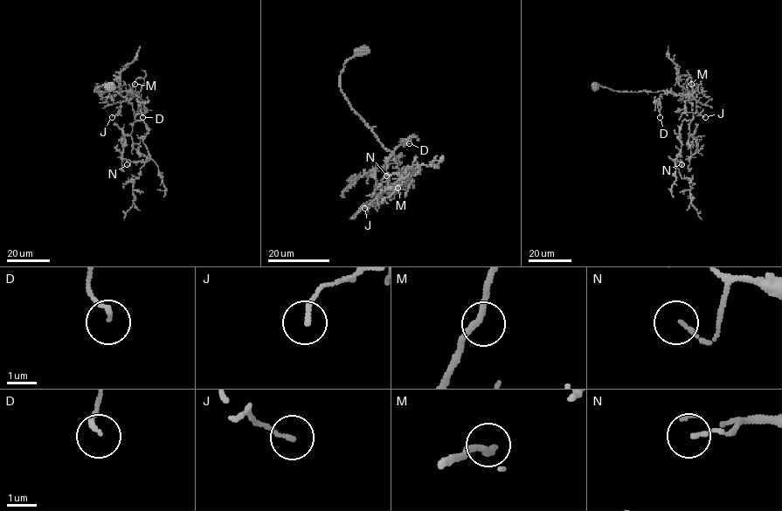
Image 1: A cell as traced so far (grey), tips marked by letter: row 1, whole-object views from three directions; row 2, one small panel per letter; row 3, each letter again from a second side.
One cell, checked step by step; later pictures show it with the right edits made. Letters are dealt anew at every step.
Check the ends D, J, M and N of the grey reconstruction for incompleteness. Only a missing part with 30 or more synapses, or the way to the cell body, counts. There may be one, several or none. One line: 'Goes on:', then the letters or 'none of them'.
Goes on: none of them

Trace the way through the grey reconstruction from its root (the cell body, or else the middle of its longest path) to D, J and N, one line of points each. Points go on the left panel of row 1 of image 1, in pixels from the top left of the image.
D: (109, 86), (94, 91), (132, 91), (136, 95), (128, 100), (128, 93), (137, 96), (142, 117)
J: (109, 86), (102, 85), (94, 91), (132, 91), (136, 95), (128, 101), (123, 100), (120, 112), (112, 117)
N: (109, 86), (94, 91), (132, 91), (134, 120), (148, 127), (149, 160), (127, 164)

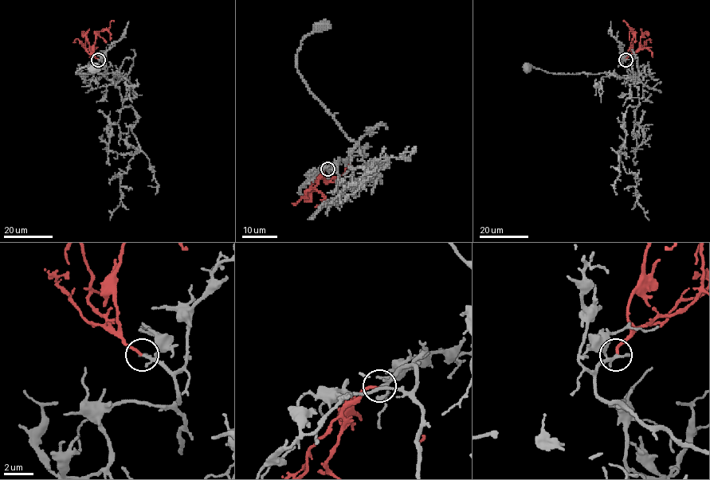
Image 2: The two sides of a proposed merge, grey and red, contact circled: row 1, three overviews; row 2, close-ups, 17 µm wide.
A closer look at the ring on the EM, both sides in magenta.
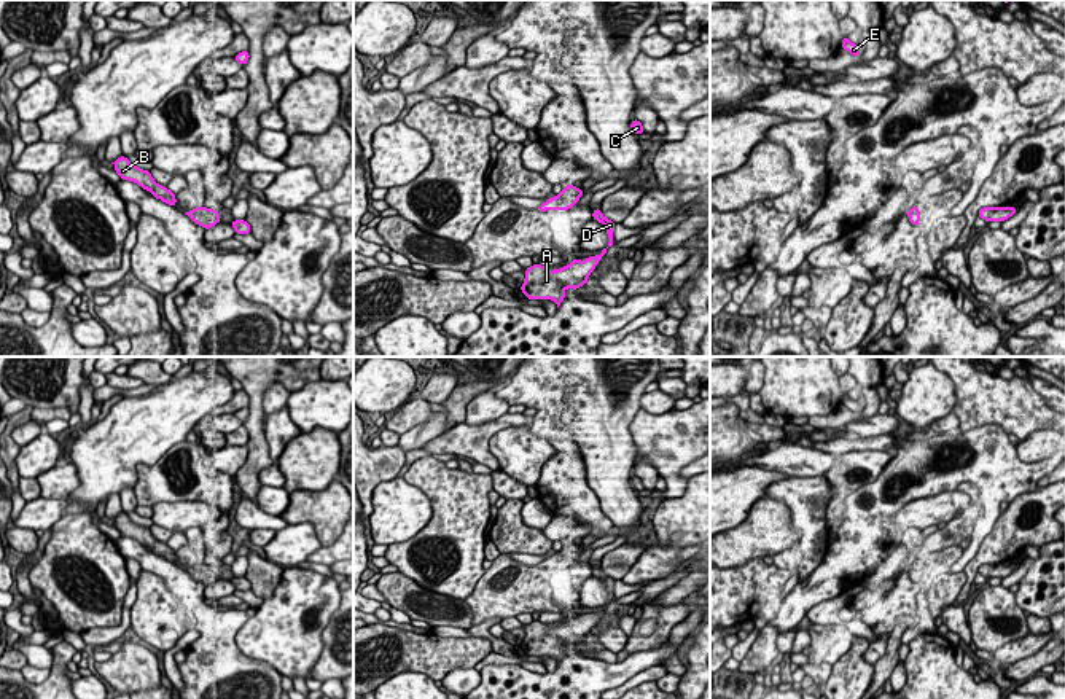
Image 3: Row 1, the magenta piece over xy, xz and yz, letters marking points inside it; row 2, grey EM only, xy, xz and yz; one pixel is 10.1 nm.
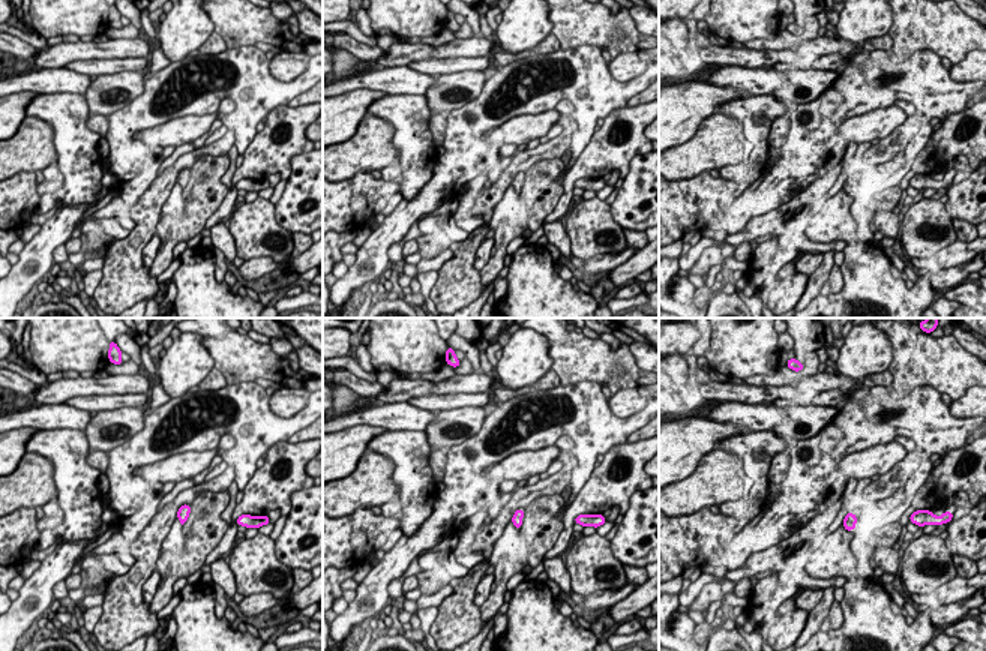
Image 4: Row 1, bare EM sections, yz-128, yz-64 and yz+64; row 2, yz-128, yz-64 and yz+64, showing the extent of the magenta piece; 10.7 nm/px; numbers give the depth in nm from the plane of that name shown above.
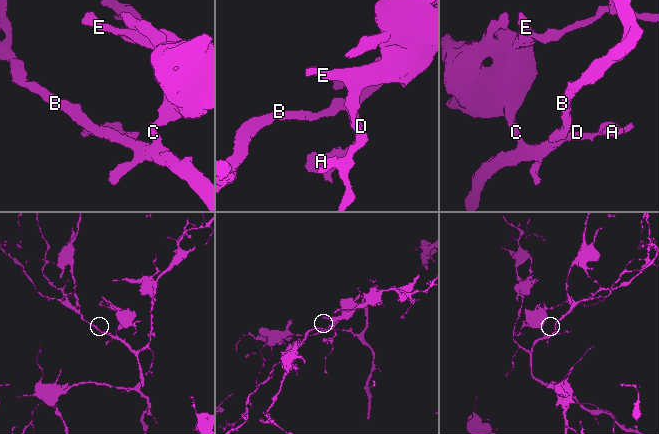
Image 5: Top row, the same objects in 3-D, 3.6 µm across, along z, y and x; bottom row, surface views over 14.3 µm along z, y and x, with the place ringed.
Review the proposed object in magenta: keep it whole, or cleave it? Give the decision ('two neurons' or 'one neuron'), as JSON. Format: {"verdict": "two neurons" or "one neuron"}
{"verdict": "one neuron"}

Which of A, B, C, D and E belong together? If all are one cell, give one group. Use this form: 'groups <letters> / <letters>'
groups A B C D E

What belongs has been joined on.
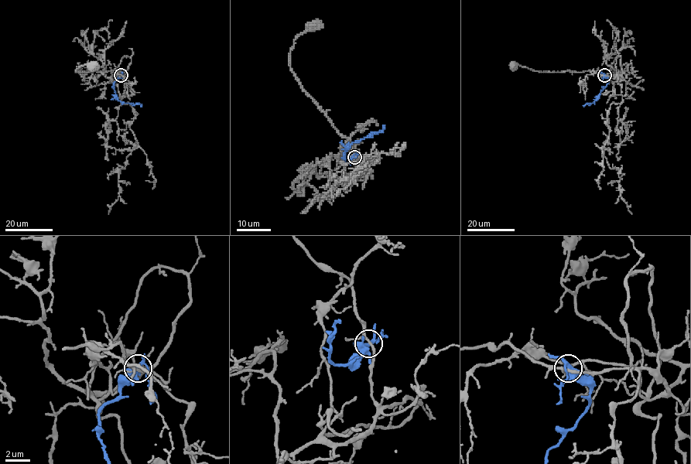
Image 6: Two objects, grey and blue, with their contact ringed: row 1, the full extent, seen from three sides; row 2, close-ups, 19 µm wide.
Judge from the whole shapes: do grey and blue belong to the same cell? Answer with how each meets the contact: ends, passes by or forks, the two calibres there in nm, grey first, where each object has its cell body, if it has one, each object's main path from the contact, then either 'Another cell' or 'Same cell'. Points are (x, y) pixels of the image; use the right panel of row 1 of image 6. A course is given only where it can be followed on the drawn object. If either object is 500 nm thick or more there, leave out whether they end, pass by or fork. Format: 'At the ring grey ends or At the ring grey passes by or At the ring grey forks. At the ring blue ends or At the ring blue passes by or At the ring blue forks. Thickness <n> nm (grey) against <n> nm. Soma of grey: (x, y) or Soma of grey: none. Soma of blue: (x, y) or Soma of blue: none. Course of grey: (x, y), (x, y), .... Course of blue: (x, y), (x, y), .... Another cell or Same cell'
At the ring grey forks. At the ring blue forks. Thickness 180 nm (grey) against 360 nm. Soma of grey: (513, 66). Soma of blue: none. Course of grey: (604, 75), (593, 70), (542, 72), (518, 64), (512, 66). Course of blue: (604, 75), (608, 83), (599, 97), (583, 106). Another cell

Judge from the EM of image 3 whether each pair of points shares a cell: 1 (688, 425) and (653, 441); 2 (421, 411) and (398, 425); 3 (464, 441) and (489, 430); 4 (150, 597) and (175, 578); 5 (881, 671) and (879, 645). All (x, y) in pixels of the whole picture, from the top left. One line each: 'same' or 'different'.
1: same
2: same
3: same
4: different
5: different

